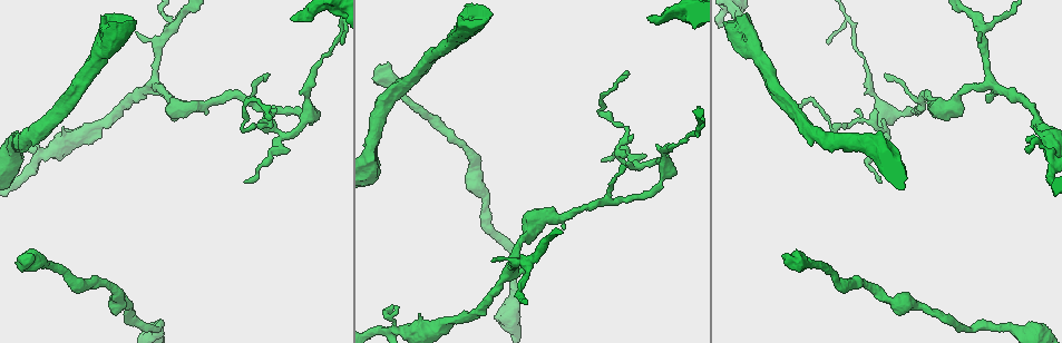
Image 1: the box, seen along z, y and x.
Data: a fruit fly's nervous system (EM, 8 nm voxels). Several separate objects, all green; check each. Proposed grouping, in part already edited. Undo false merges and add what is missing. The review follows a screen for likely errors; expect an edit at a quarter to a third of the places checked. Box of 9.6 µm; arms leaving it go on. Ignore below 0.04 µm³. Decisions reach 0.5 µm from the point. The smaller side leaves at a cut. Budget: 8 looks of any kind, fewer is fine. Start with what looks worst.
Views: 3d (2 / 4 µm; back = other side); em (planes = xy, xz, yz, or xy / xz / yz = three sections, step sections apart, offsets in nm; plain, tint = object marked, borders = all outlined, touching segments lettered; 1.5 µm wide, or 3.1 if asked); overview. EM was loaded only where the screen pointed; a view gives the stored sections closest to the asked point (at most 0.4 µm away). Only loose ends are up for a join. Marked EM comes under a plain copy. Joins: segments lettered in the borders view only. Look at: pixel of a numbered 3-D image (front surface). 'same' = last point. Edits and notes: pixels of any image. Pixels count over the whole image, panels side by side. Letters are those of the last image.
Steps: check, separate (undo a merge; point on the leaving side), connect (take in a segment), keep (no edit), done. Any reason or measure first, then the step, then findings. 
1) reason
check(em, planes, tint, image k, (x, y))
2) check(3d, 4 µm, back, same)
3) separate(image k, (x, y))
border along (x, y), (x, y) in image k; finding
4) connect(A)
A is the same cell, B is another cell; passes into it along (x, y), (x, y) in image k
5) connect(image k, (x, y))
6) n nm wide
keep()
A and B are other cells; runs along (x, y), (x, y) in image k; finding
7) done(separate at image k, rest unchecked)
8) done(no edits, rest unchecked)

end of a long branch
check(3d, 2 µm, image 1, (787, 258))

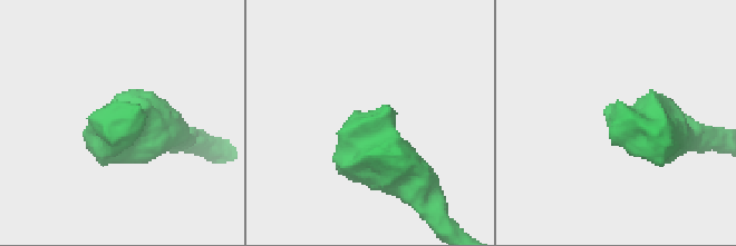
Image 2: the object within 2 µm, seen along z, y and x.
check(em, planes, borders, image 2, (101, 123))

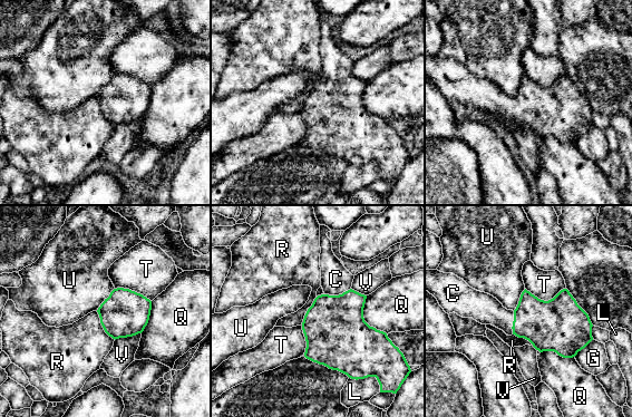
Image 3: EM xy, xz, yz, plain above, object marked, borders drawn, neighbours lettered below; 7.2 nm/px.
connect(C)
C is the same cell, G, L, Q, R, T, U and V are other cells; the neuron continues

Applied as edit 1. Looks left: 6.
check(overview)

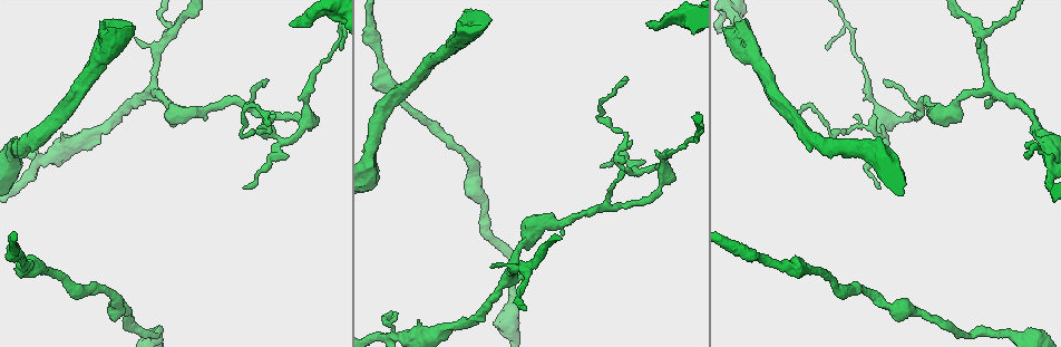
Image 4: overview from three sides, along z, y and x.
an open end
check(em, xz, step 8, borders, image 4, (291, 25))

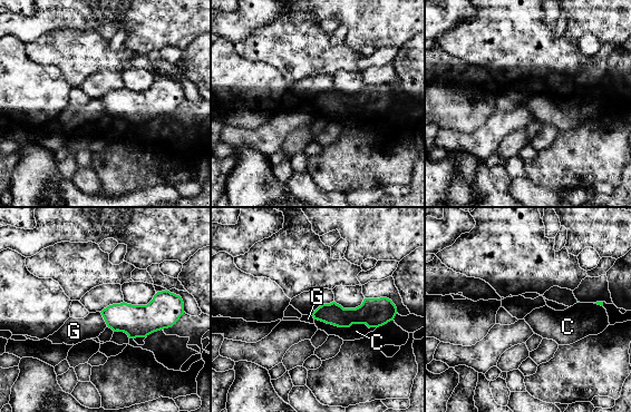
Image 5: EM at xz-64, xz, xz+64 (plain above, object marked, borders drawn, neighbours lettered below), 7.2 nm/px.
160 nm wide; C touches over 460 nm
connect(C)
C is the same cell, G is another cell; it goes on there

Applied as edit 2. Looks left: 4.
free end
check(em, planes, tint, image 4, (878, 189))

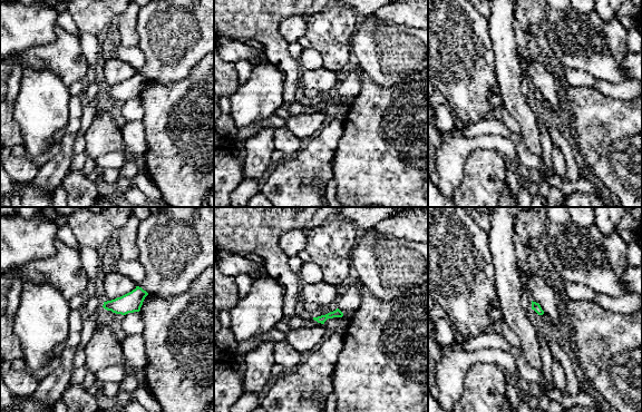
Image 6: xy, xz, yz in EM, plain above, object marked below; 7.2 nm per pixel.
what lies round it
check(em, planes, borders, same)

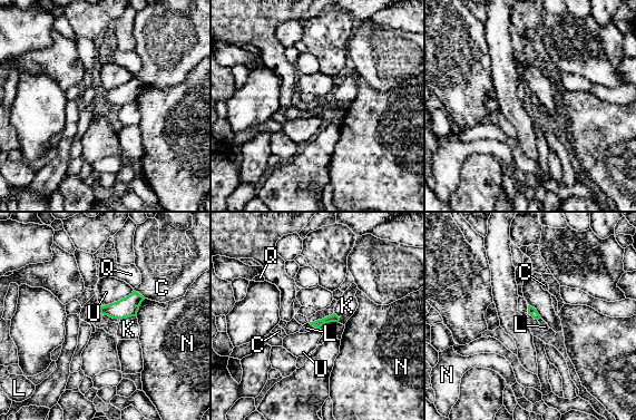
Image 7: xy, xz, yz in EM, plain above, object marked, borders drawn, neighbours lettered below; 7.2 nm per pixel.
keep()
C, K, L, N, Q and U are other cells; border along (309, 323), (318, 328) in image 7; none of them fits

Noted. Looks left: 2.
done(connect at image 3, connect at image 5, rest unchecked)

